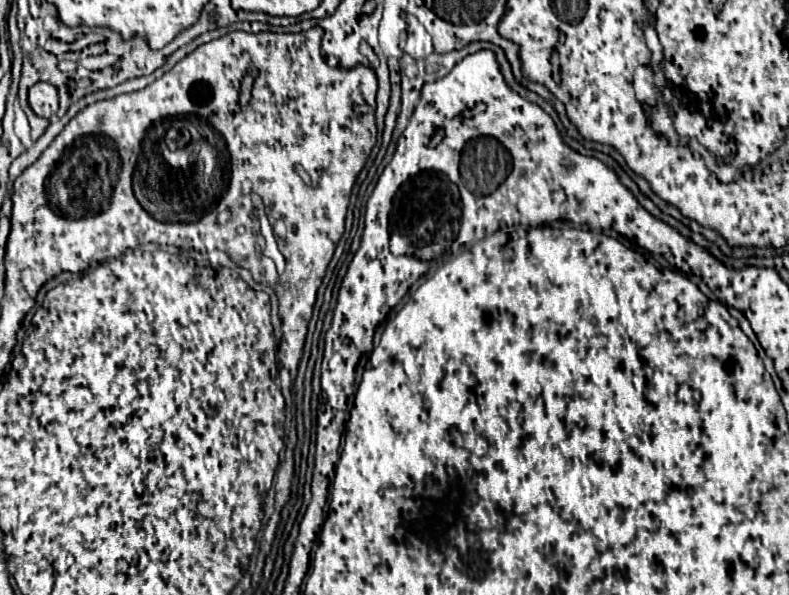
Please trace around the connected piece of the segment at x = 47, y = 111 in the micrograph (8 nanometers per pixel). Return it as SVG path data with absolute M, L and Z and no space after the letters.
M37 82L29 88L29 104L37 116L51 118L59 110L57 88L49 82Z

